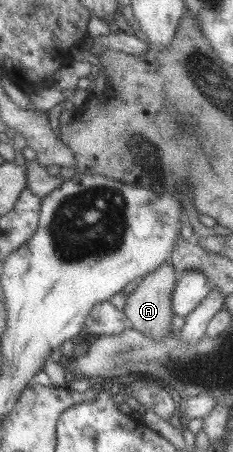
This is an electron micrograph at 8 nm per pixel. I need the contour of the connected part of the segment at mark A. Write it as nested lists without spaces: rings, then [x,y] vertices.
[[[167,260],[151,273],[144,275],[136,288],[127,294],[122,312],[126,315],[128,326],[149,339],[164,339],[166,335],[170,335],[169,325],[174,315],[170,301],[178,278],[177,271]]]

